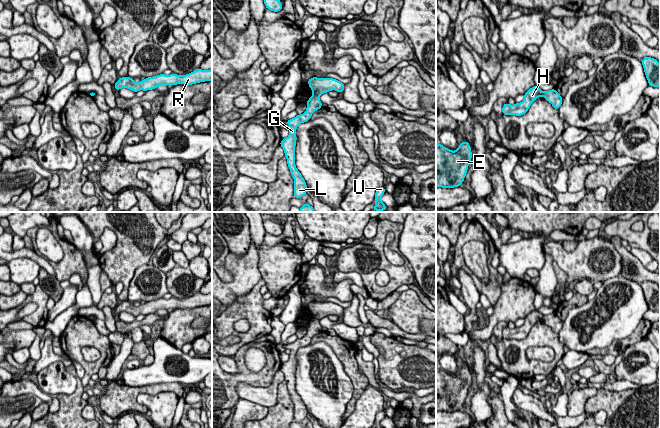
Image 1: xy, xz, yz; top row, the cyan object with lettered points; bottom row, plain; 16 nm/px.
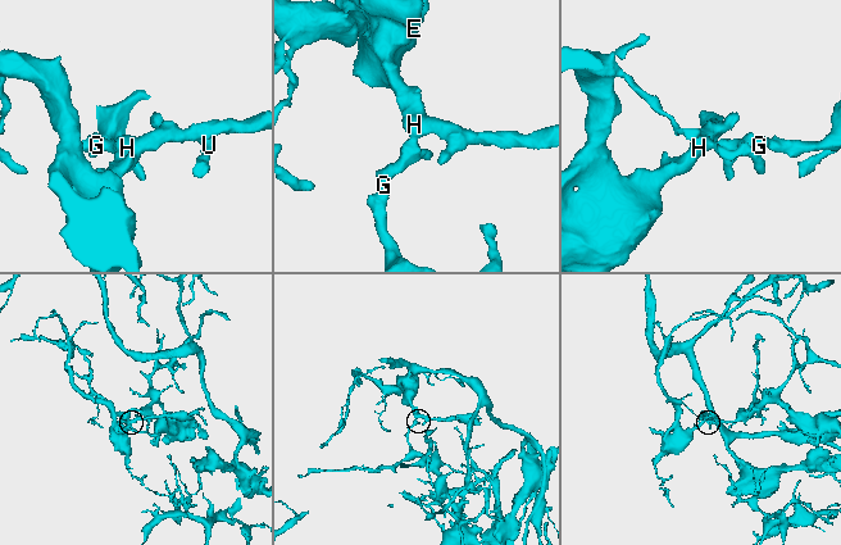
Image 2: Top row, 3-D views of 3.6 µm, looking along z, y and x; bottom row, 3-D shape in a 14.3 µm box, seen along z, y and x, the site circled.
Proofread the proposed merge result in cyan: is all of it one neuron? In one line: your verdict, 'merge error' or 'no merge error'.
merge error

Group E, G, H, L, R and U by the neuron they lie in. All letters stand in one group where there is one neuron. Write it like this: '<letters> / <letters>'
E H R / G L U

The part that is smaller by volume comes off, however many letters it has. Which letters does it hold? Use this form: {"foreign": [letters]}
{"foreign": ["E", "H", "R"]}

